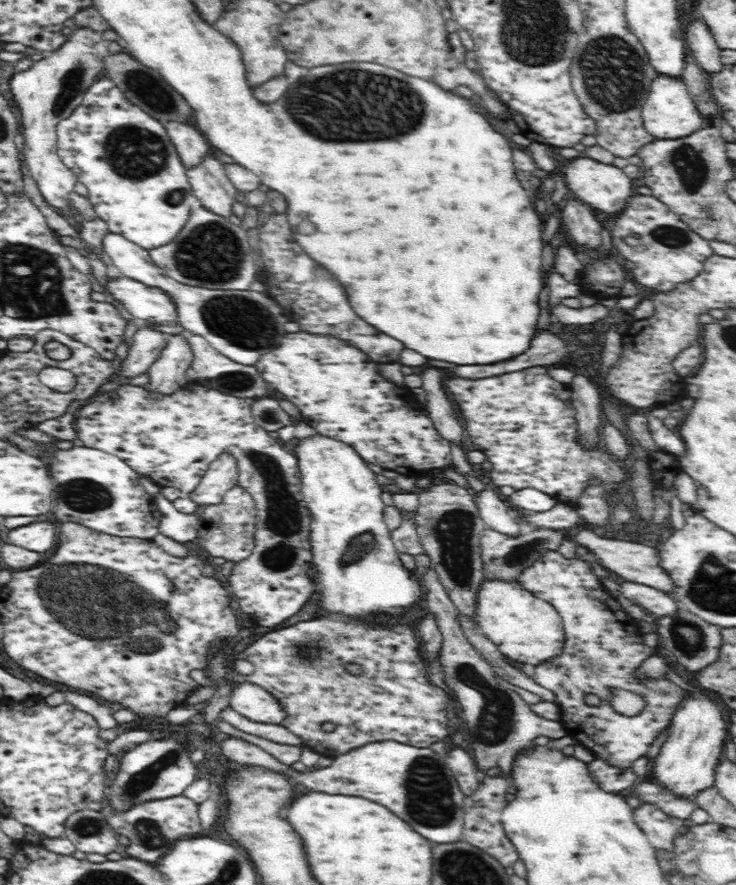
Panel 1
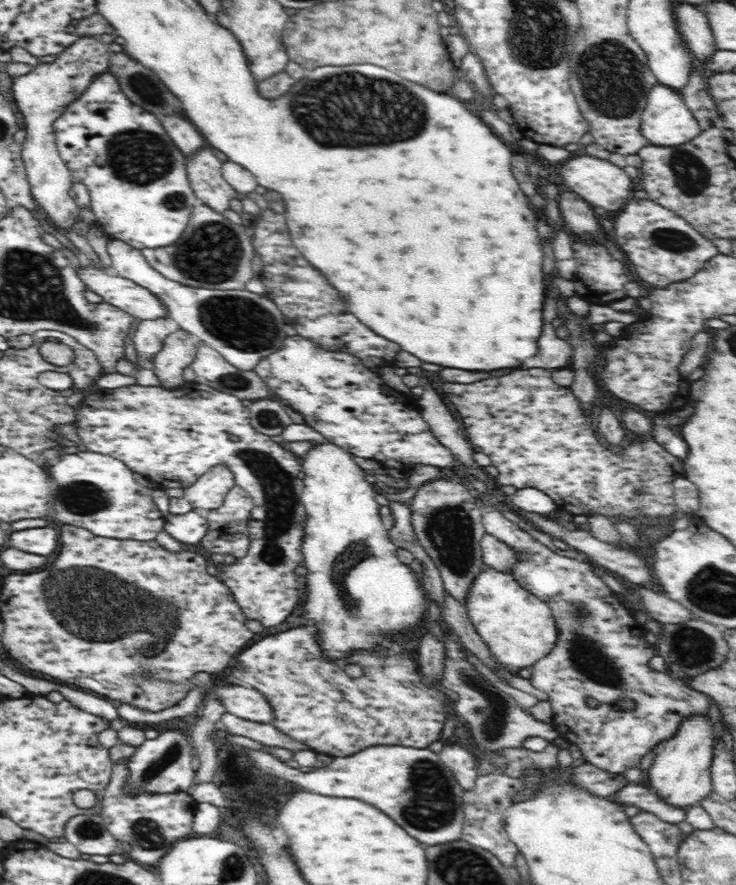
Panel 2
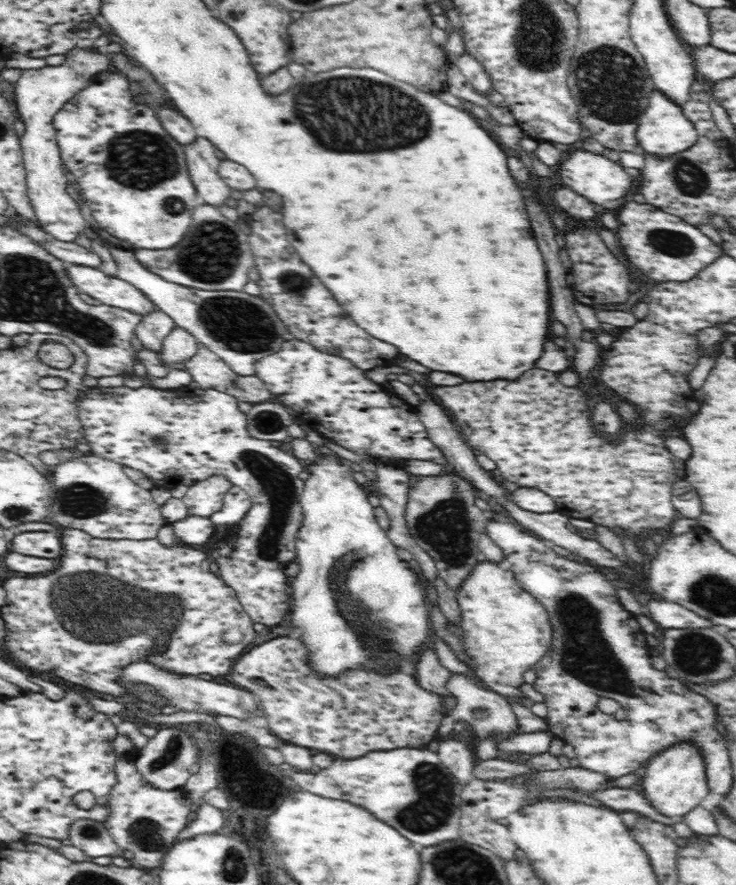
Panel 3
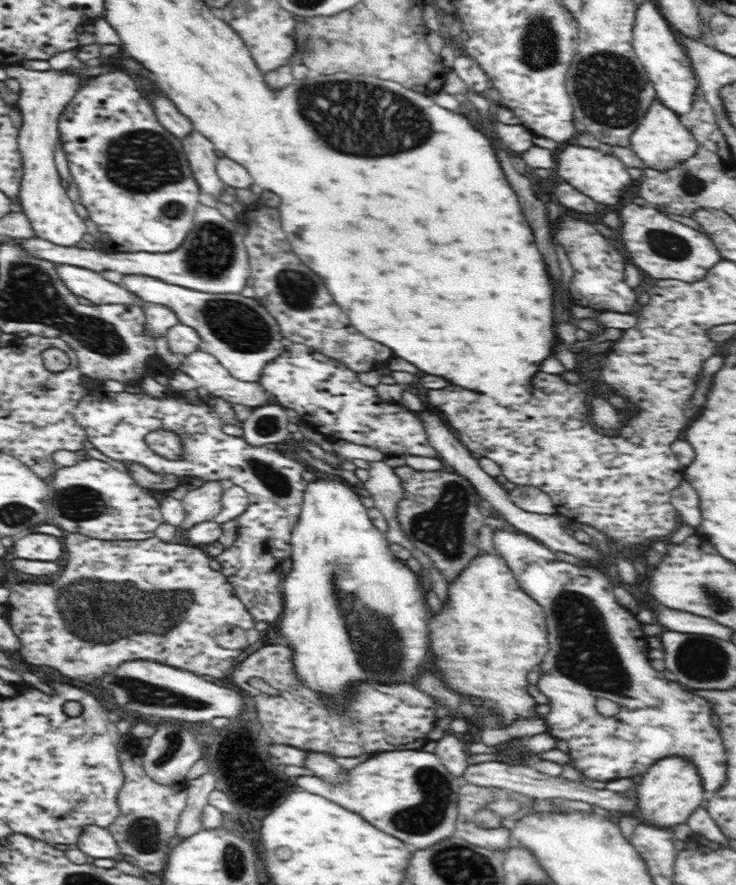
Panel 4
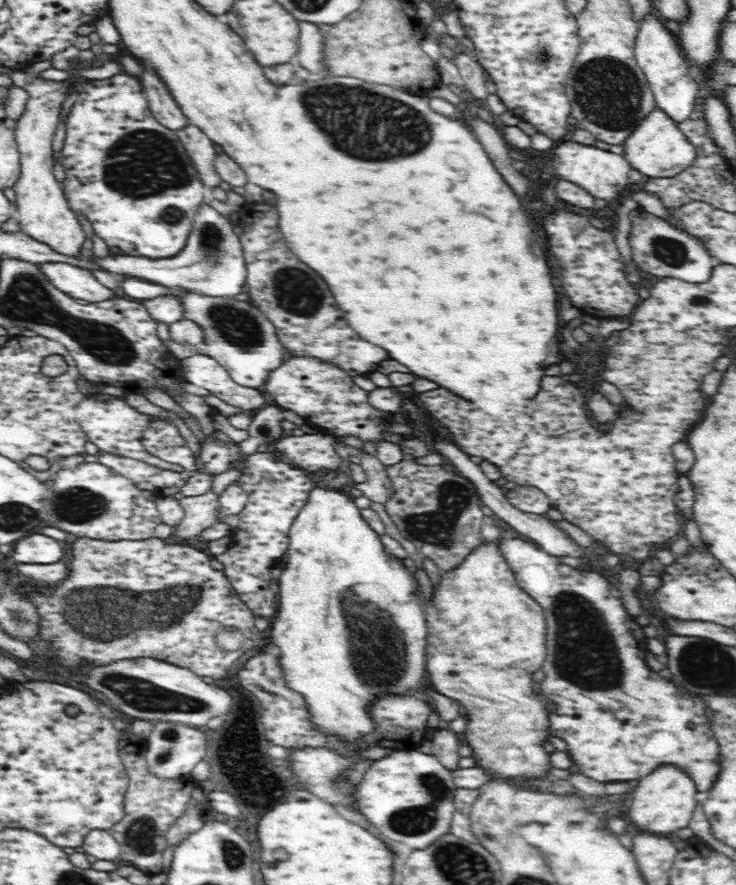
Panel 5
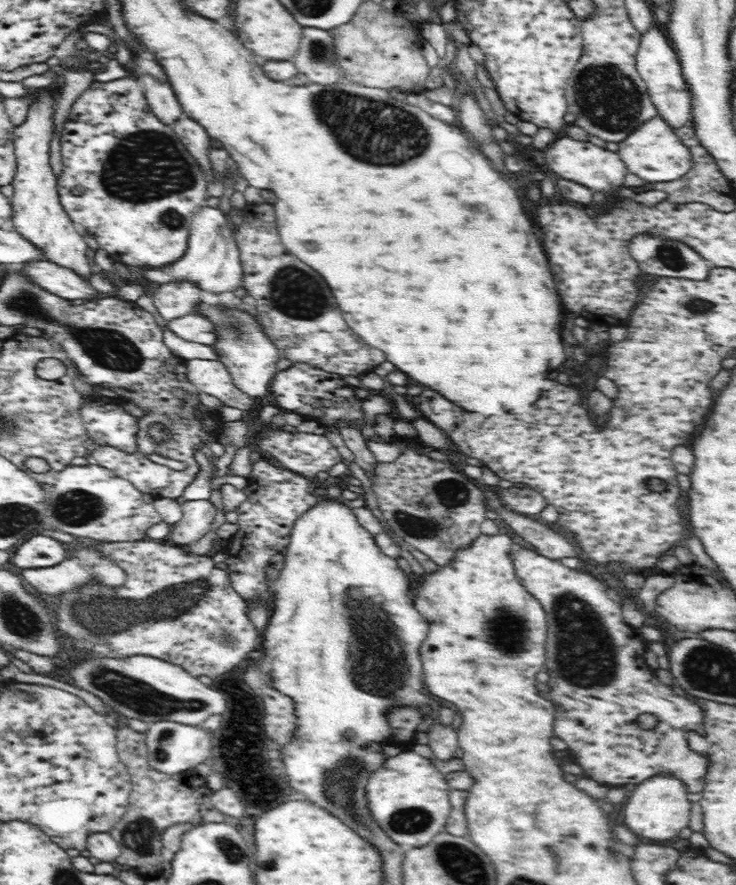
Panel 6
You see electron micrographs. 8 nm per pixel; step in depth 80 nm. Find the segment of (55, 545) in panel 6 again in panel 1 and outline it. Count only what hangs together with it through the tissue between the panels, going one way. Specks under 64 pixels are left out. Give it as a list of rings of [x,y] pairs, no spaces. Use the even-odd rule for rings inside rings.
[[[41,521],[4,530],[4,541],[37,553],[45,553],[56,544],[56,526]]]

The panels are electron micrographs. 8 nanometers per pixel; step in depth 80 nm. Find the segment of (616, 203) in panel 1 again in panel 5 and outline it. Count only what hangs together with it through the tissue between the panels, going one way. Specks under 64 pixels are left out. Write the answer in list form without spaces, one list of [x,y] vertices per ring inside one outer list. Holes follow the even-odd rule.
[[[564,142],[552,150],[550,164],[556,170],[558,176],[564,180],[578,184],[586,192],[590,192],[594,198],[600,200],[614,200],[628,188],[628,175],[630,174],[630,163],[622,155],[612,154],[594,146],[580,146],[576,142]]]

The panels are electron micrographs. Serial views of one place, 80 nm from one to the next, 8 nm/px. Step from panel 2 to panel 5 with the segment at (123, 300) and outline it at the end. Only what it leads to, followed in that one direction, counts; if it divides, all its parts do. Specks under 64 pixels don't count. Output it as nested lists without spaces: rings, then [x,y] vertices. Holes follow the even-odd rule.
[[[66,262],[38,263],[38,265],[50,284],[72,298],[97,303],[119,296],[119,292],[102,285],[91,270]]]

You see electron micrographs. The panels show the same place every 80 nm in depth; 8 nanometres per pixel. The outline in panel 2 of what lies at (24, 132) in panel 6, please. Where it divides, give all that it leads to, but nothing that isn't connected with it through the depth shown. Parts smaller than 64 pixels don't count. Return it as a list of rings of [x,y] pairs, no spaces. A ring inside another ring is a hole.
[[[99,36],[79,37],[74,44],[57,54],[54,62],[38,64],[27,74],[14,78],[12,85],[14,107],[24,117],[26,136],[21,144],[21,157],[31,186],[31,195],[56,226],[67,230],[72,230],[72,224],[80,221],[80,211],[70,196],[74,180],[59,155],[53,124],[66,113],[66,108],[74,100],[80,98],[80,94],[97,76],[108,71],[110,52],[106,44],[98,39]]]

